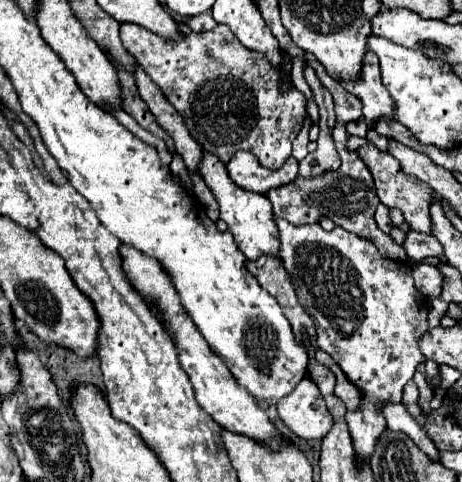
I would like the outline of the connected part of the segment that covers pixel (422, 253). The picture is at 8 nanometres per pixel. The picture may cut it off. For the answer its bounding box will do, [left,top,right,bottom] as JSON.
[404,232,446,264]

